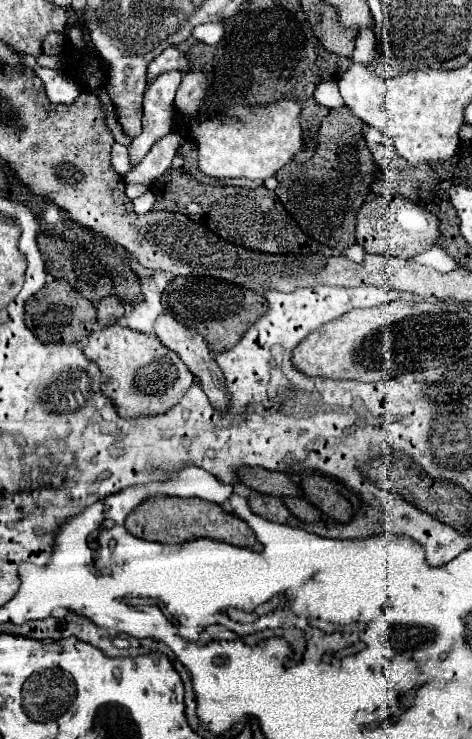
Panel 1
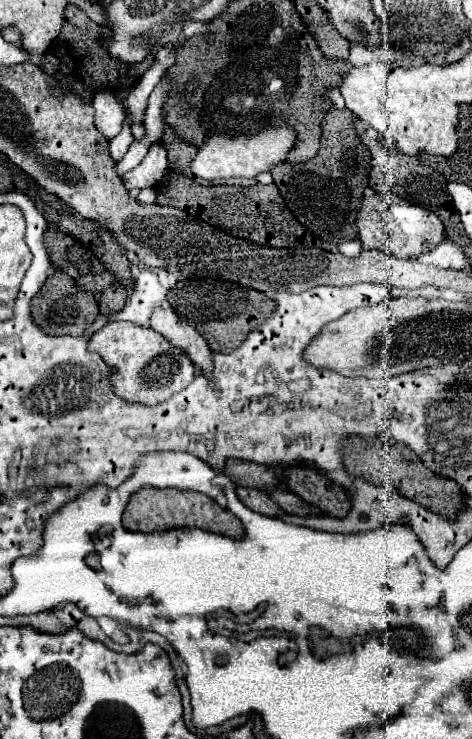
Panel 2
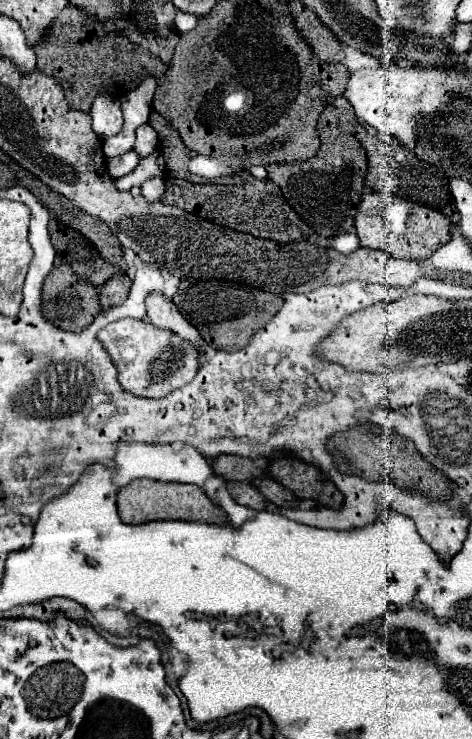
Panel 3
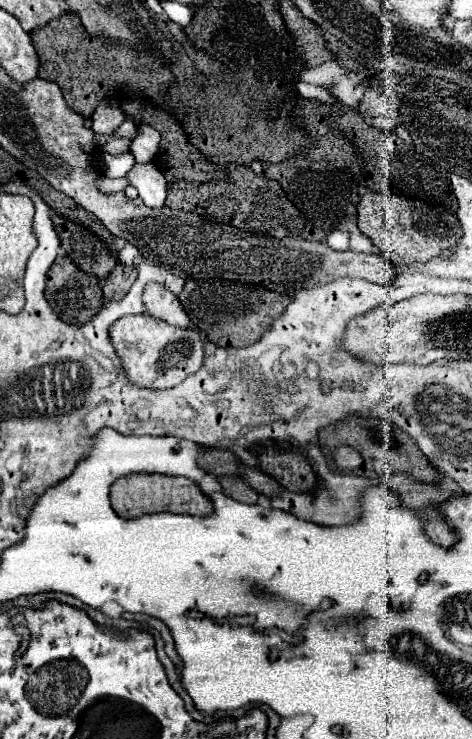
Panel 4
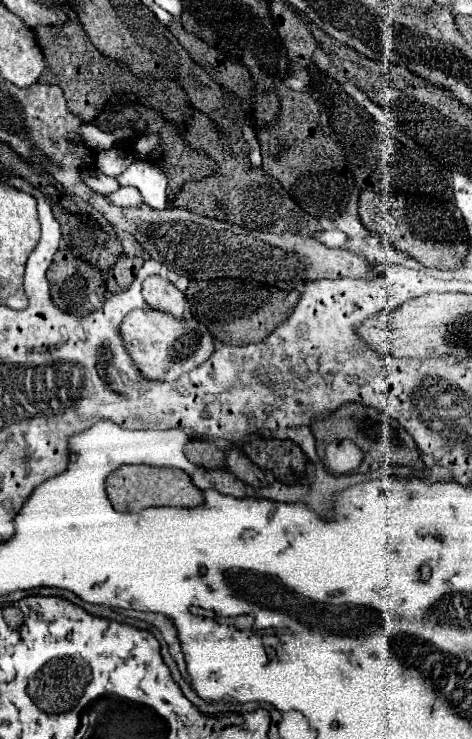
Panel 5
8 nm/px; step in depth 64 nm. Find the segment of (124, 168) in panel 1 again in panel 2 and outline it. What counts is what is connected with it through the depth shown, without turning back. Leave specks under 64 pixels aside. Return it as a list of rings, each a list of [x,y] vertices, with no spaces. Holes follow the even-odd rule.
[[[124,124],[122,132],[120,132],[116,138],[110,140],[110,156],[114,158],[114,162],[120,162],[122,156],[126,154],[126,150],[128,150],[128,146],[132,144],[134,138],[132,138],[130,134],[132,134],[132,132],[130,132],[130,126]]]

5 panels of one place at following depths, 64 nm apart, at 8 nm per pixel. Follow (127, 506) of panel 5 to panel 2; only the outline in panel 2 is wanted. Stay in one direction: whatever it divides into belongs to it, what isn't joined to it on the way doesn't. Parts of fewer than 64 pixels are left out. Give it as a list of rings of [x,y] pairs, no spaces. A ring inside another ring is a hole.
[[[142,488],[132,496],[122,524],[128,530],[138,532],[166,532],[168,528],[200,528],[206,532],[216,532],[234,540],[244,538],[244,528],[240,520],[230,512],[220,508],[212,498],[198,492],[178,492],[178,490],[158,490],[158,488]]]

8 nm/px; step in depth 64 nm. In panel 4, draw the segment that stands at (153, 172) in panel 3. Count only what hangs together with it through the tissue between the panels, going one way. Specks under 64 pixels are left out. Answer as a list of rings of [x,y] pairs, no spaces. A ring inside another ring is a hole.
[[[102,178],[100,180],[100,190],[102,192],[118,192],[118,190],[124,190],[128,186],[128,178],[118,178],[118,180],[112,180],[112,178]]]

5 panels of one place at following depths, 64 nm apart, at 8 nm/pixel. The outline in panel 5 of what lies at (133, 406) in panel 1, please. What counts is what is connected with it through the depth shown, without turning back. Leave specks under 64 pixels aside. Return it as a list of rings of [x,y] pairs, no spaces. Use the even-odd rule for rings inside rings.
[[[152,308],[132,310],[120,324],[120,336],[124,340],[126,352],[132,356],[132,362],[136,364],[140,374],[150,380],[162,380],[162,382],[178,380],[182,374],[206,362],[214,352],[212,336],[208,334],[206,328],[200,330],[194,318],[190,322],[174,320],[172,316],[156,312]]]

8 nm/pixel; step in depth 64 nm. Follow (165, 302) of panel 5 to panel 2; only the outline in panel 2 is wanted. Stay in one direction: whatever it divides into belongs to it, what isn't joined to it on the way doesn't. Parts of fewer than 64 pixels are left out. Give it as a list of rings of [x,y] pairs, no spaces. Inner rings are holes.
[[[160,306],[154,310],[154,314],[150,318],[150,328],[154,328],[168,342],[172,342],[176,348],[180,348],[188,358],[192,358],[192,364],[200,372],[204,372],[204,376],[210,378],[214,364],[212,364],[212,352],[208,348],[206,340],[198,334],[196,328],[182,322],[170,306]]]

